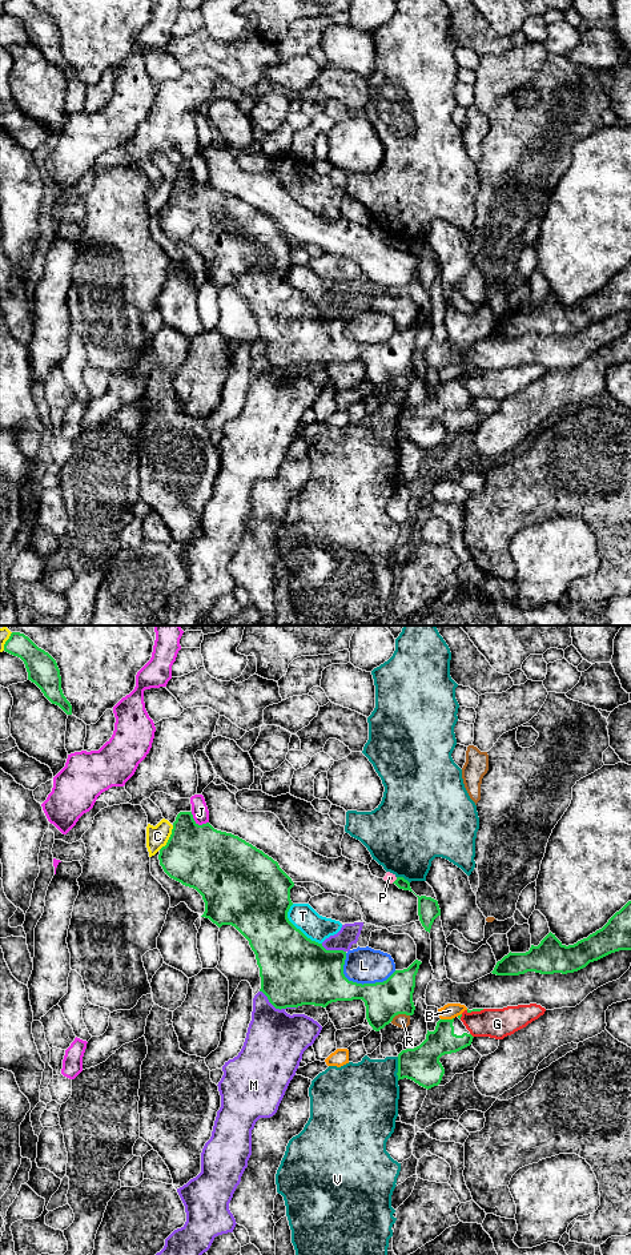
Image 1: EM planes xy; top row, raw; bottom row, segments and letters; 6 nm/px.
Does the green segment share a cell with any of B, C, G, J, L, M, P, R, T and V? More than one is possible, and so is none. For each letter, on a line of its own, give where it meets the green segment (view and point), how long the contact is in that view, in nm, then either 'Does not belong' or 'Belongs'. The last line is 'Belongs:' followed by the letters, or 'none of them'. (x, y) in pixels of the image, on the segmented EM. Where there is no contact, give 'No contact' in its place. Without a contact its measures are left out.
B: Touches green at xy (446, 1020). Shared border 80 nm. Does not belong
C: Touches green at xy (169, 839). Shared border 180 nm. Does not belong
G: Touches green at xy (474, 1010). Shared border 110 nm. Does not belong
J: Touches green at xy (197, 824). Shared border 130 nm. Does not belong
L: Touches green at xy (365, 984). Shared border 320 nm. Does not belong
M: Touches green at xy (277, 1008). Shared border 240 nm. Does not belong
P: Touches green at xy (396, 880). Shared border 50 nm. Does not belong
R: Touches green at xy (400, 1013). Shared border 130 nm. Does not belong
T: Touches green at xy (296, 928). Shared border 300 nm. Does not belong
V: Touches green at xy (398, 1069). Shared border 140 nm. Does not belong
Belongs: none of them

